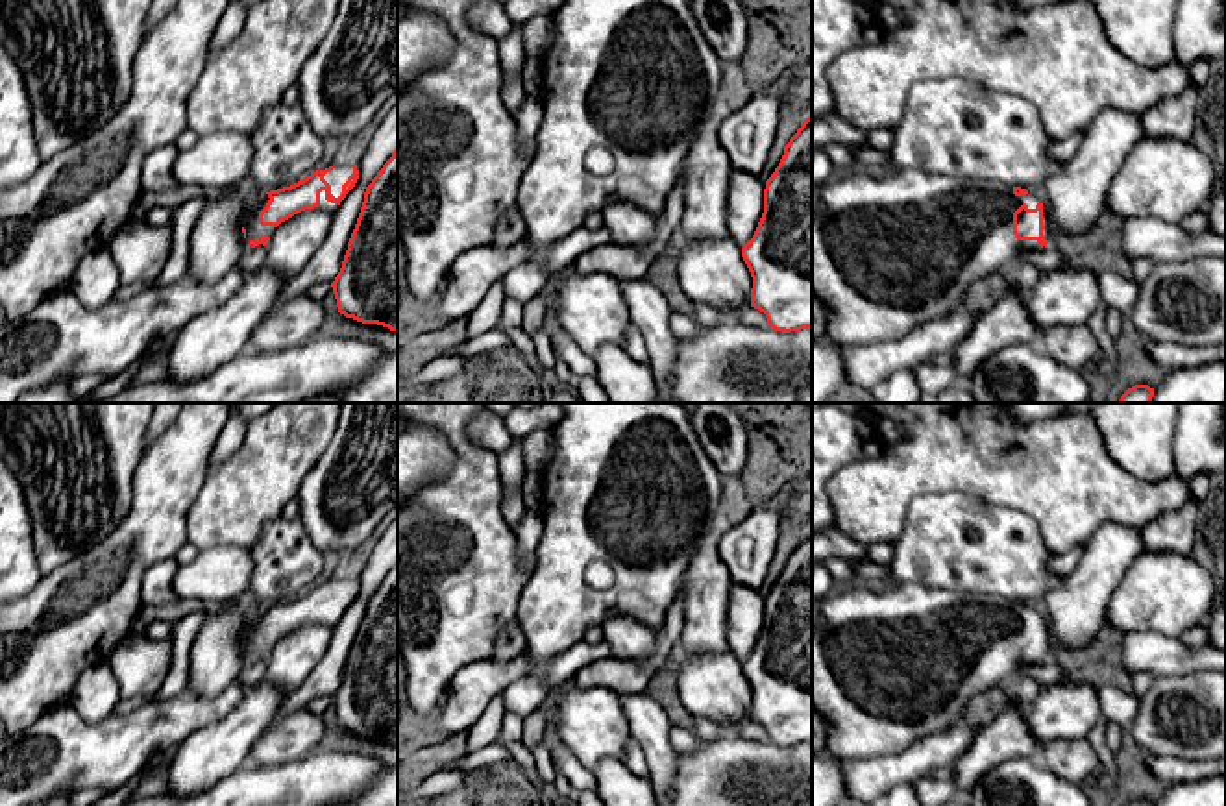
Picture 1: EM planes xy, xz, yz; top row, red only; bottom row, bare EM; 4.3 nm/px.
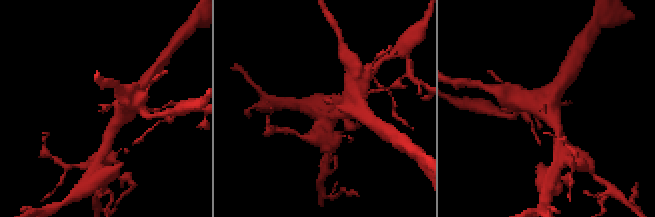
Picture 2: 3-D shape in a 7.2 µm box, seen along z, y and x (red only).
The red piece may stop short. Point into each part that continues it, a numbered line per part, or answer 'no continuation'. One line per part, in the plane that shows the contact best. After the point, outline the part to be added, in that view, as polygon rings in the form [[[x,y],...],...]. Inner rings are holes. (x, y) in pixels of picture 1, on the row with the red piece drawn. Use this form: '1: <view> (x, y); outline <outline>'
1: yz (888, 254); outline [[[854,168],[823,181],[821,202],[812,216],[812,294],[828,311],[827,338],[841,348],[895,340],[928,320],[943,320],[976,279],[1006,272],[1019,251],[1039,250],[1037,240],[1013,235],[1013,213],[1023,203],[1043,205],[1043,238],[1052,237],[1043,192],[1015,196],[1006,183],[908,168],[873,177]]]

